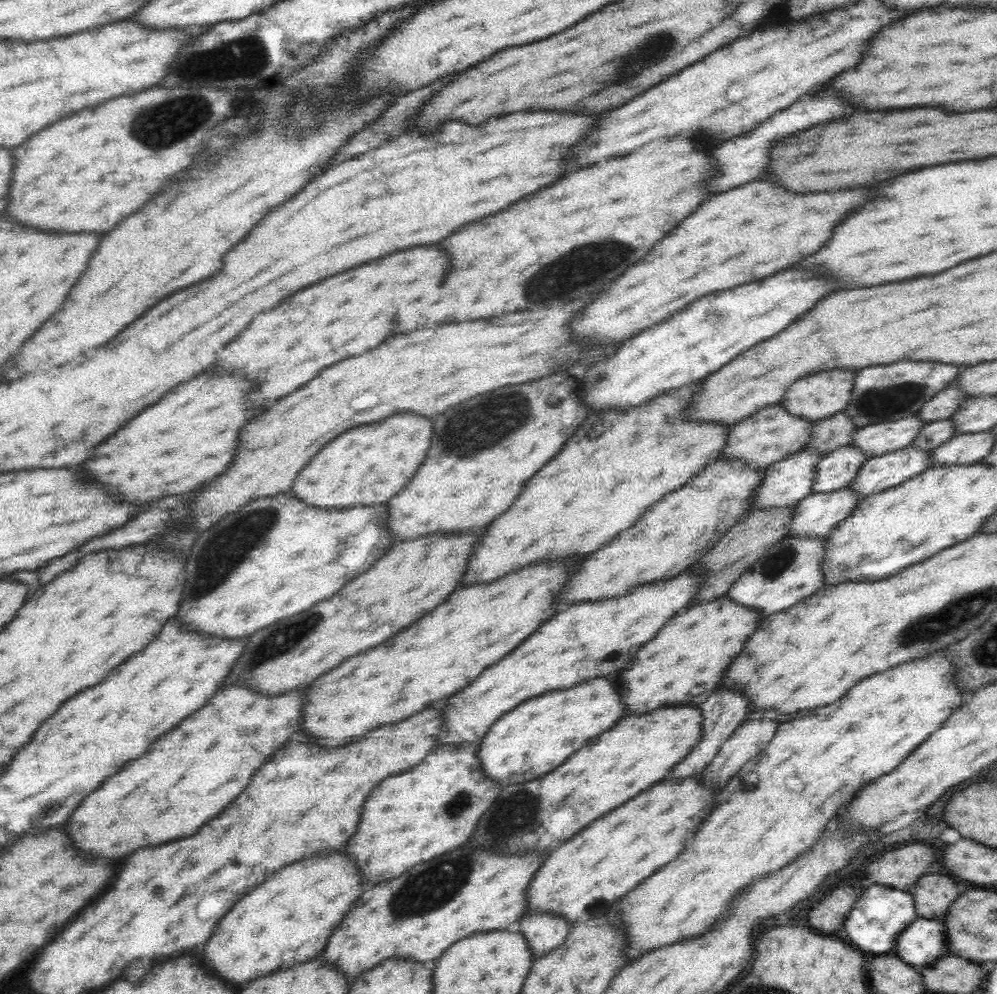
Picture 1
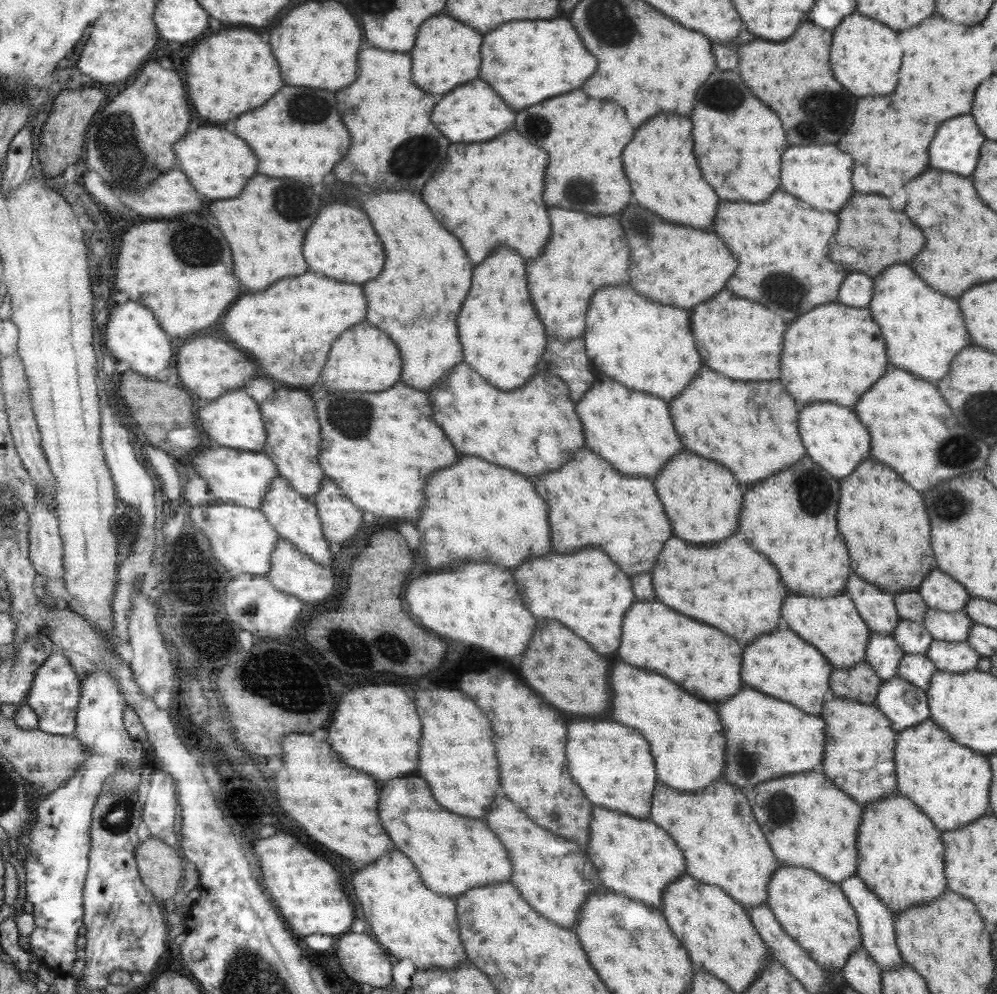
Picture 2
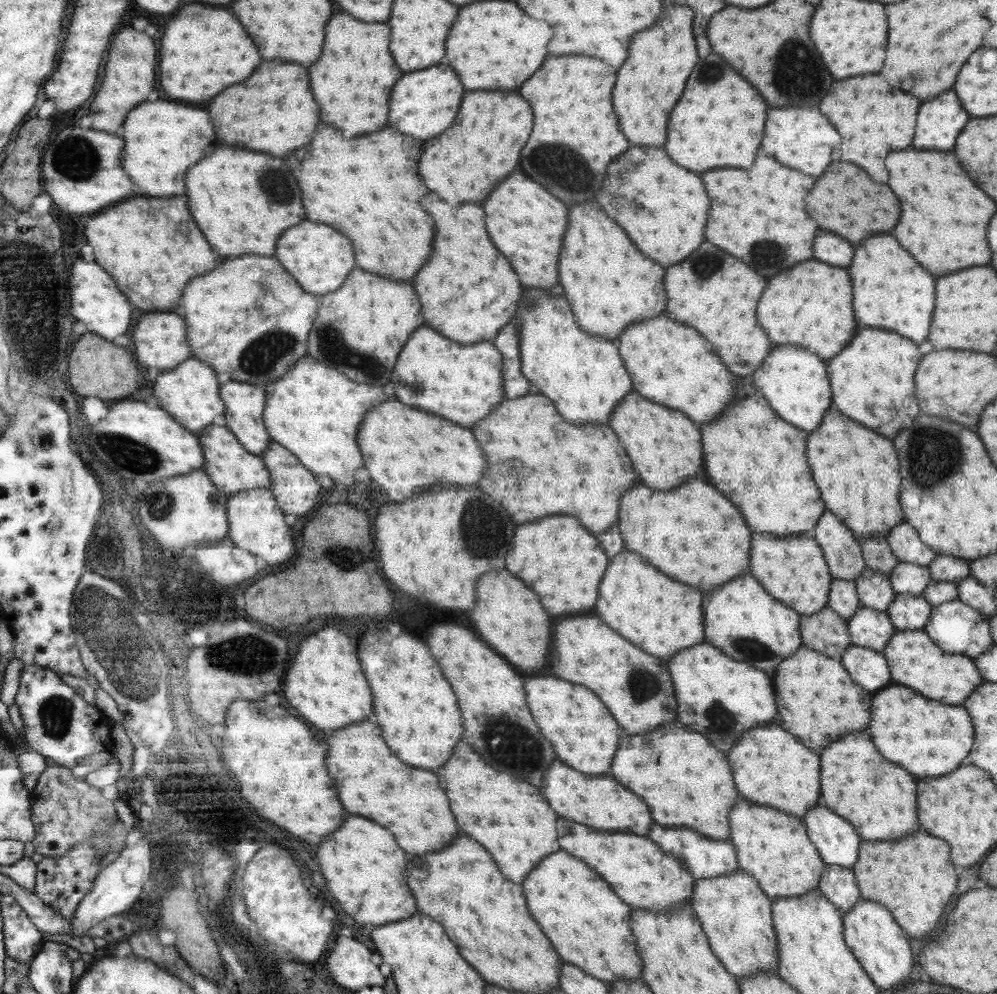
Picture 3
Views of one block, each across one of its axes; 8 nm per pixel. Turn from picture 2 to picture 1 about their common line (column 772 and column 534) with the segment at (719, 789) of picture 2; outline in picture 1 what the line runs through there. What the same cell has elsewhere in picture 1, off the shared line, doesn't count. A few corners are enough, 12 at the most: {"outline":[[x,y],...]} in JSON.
{"outline":[[470,844],[366,890],[320,957],[431,966],[527,911],[548,854]]}

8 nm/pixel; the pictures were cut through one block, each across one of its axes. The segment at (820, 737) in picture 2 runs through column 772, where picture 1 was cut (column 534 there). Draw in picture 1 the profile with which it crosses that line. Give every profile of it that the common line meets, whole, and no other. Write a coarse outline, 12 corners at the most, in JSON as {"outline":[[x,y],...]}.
{"outline":[[606,678],[532,697],[479,741],[483,773],[526,783],[628,714]]}

